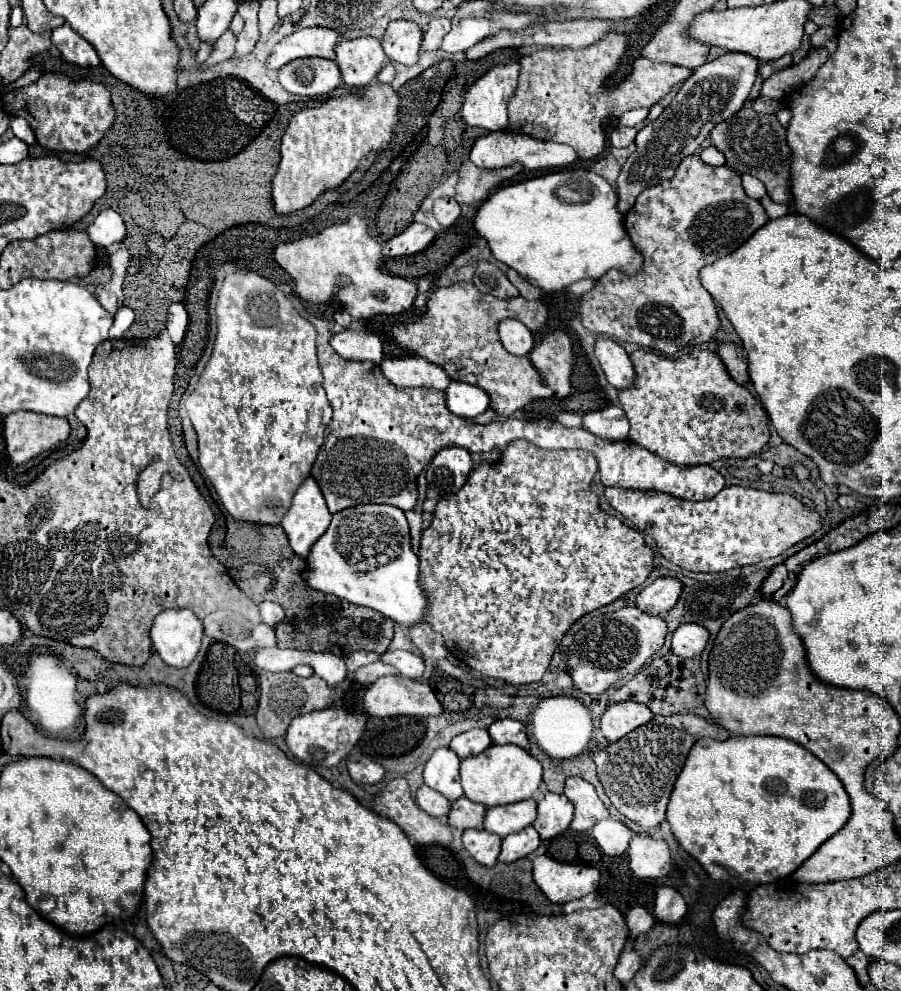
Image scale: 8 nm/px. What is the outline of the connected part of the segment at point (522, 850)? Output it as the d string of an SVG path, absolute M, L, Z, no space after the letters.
M524 827L518 833L512 833L502 839L502 851L498 861L502 863L514 863L516 859L522 859L536 851L540 845L540 835L536 833L534 827Z

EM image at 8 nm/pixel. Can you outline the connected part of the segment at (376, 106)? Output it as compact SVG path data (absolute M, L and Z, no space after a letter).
M376 83L372 87L366 87L358 93L348 93L342 97L332 97L320 105L302 109L290 119L290 125L282 137L280 147L280 165L272 177L272 205L278 215L290 215L296 211L302 211L310 207L320 193L326 193L330 189L340 187L358 167L358 163L368 153L380 153L386 149L386 145L392 139L394 127L400 117L400 99L396 91L386 83Z

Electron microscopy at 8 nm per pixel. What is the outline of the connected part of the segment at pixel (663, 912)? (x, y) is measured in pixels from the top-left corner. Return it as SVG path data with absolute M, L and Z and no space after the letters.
M662 885L656 891L656 905L654 905L654 917L668 925L678 925L688 915L688 905L680 891L674 887Z

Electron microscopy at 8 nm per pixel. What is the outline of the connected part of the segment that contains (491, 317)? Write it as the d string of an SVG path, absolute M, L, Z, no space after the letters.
M456 283L444 289L436 289L428 299L428 311L418 323L394 327L394 339L414 351L416 355L440 365L454 381L464 381L482 387L492 401L492 409L502 417L510 417L514 411L535 399L550 397L543 379L527 356L510 355L498 337L498 321L518 319L530 331L538 331L548 321L546 299L528 301L520 295L508 299L496 299L492 295L480 295L476 285Z

